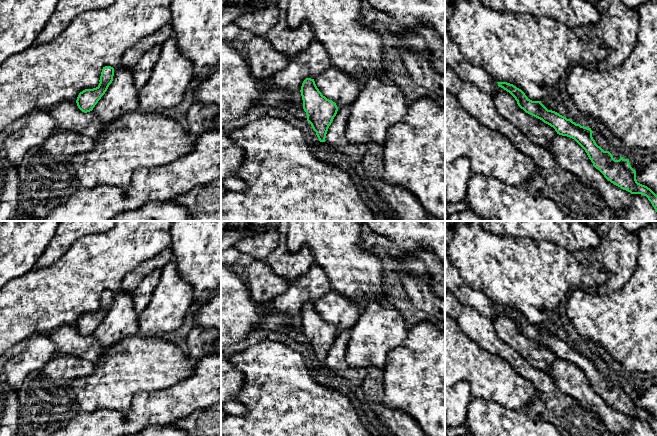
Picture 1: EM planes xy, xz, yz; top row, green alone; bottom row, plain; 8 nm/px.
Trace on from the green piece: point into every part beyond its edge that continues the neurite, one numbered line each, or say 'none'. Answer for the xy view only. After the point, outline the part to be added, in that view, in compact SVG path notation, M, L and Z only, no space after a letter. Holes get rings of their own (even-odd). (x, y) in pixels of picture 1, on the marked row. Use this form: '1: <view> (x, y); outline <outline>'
none

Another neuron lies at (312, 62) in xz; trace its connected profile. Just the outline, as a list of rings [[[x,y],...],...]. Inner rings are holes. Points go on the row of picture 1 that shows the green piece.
[[[314,38],[311,45],[287,66],[277,72],[270,82],[287,91],[300,91],[306,78],[315,79],[331,66],[330,57],[323,45]]]

